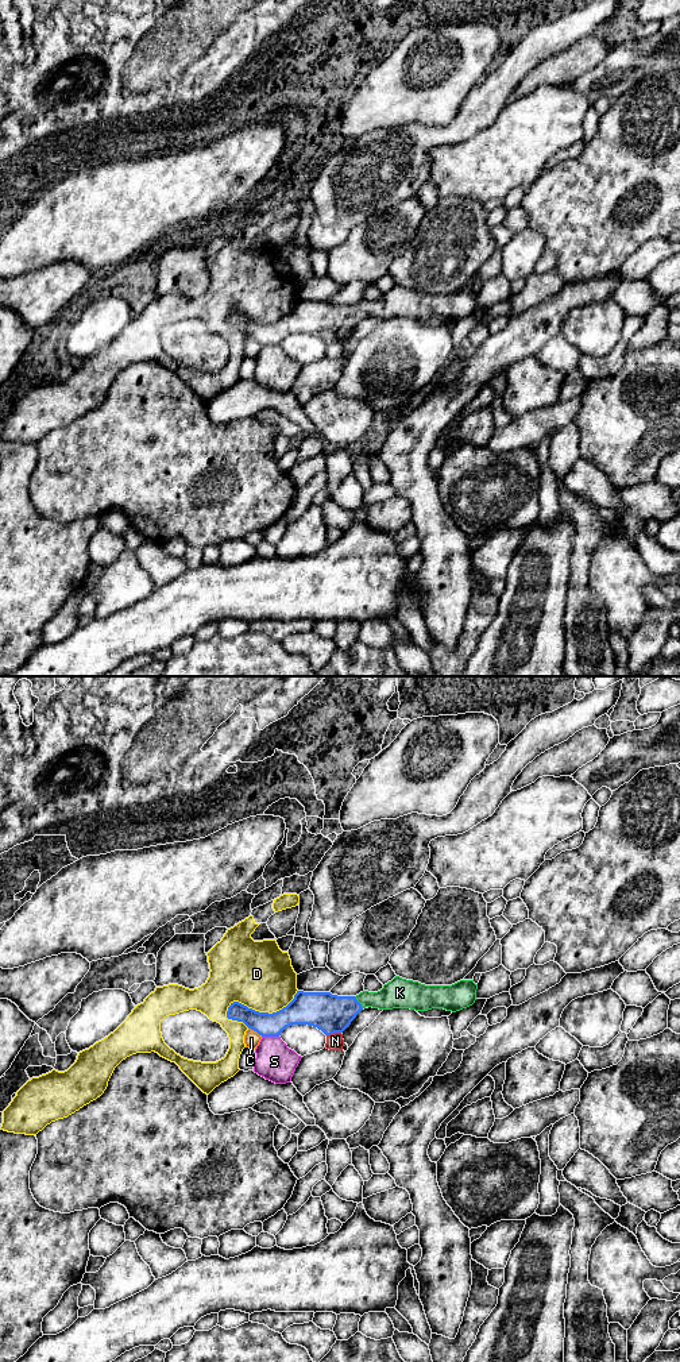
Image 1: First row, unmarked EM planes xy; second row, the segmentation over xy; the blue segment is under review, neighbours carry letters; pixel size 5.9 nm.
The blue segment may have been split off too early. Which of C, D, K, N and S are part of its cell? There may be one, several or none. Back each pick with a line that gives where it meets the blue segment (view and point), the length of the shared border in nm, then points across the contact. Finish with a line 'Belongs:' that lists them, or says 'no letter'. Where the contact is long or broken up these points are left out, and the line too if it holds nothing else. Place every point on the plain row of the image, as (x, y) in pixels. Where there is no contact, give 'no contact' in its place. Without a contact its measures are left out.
K: xy (358, 311) | 90 nm | across xy (331, 323), (358, 311), (386, 308), (397, 303)
Belongs: K

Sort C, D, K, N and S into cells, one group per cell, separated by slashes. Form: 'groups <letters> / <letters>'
groups C / D / K / N / S

